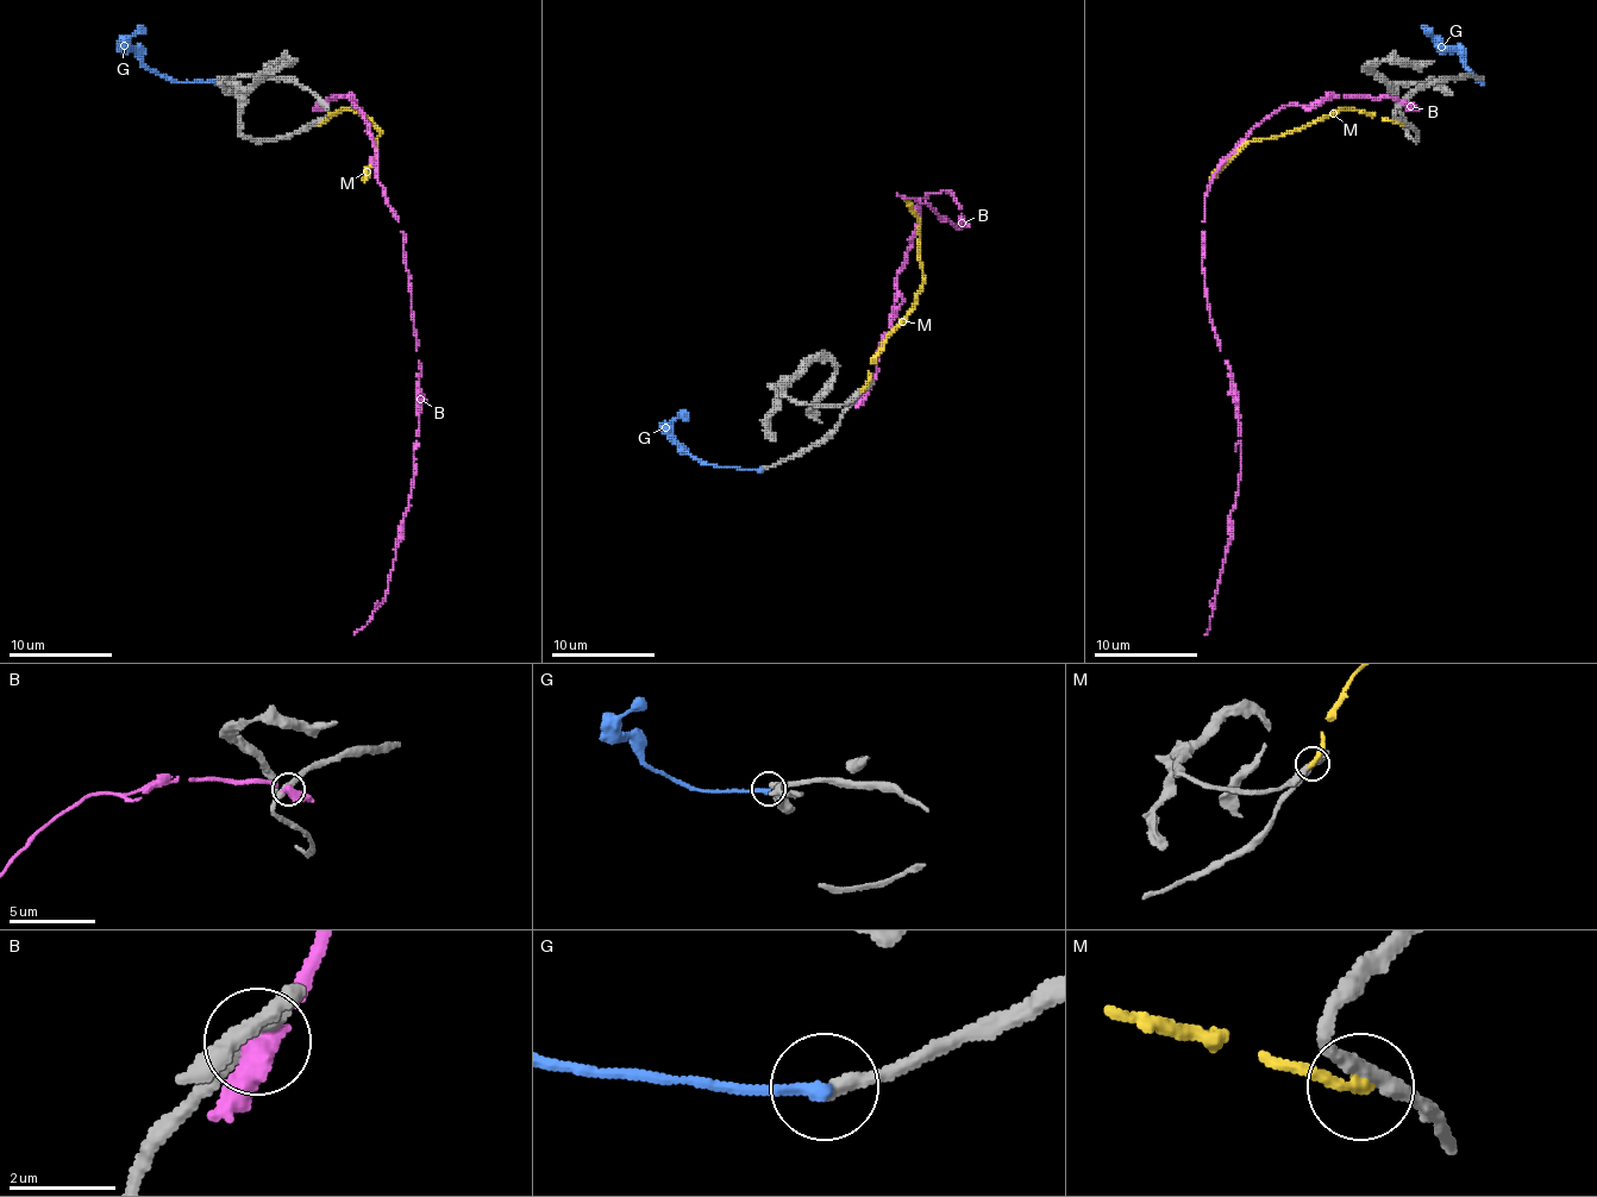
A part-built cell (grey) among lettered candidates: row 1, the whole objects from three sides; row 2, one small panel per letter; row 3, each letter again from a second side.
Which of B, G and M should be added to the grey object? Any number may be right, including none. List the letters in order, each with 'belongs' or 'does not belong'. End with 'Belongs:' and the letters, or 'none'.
B: does not belong
G: does not belong
M: does not belong
Belongs: none

